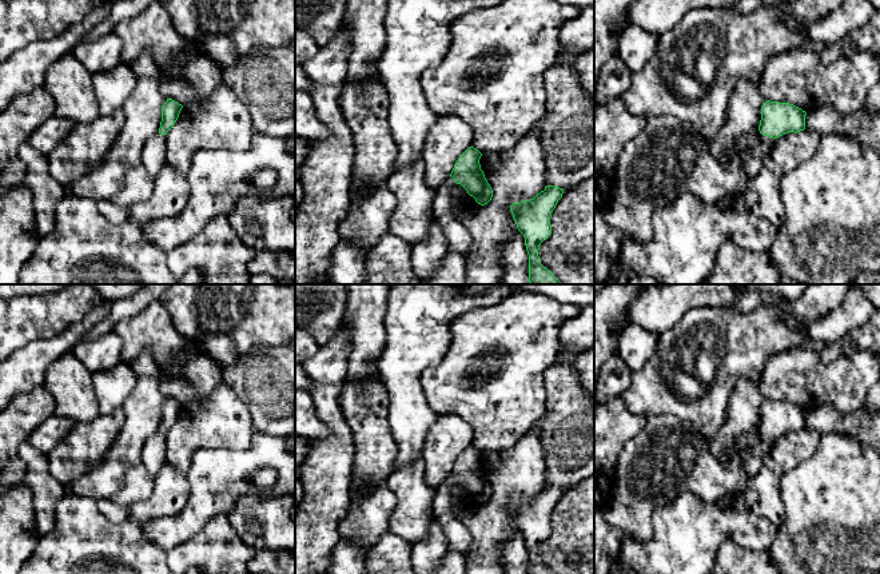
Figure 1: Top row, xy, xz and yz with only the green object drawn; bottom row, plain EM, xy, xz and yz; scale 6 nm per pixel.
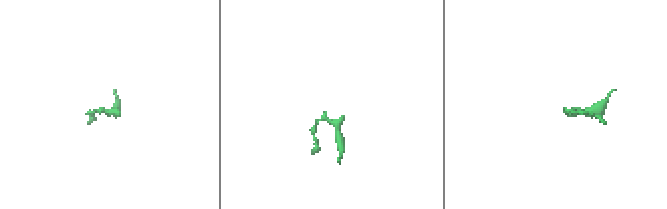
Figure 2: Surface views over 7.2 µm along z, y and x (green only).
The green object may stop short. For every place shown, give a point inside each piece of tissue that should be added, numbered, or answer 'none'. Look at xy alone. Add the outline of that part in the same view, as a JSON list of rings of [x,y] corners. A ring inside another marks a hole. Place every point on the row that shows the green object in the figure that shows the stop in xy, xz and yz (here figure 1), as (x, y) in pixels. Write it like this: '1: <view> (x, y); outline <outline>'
1: xy (154, 155); outline [[[158,132],[144,143],[142,162],[150,176],[155,179],[167,164],[166,135]]]

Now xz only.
none

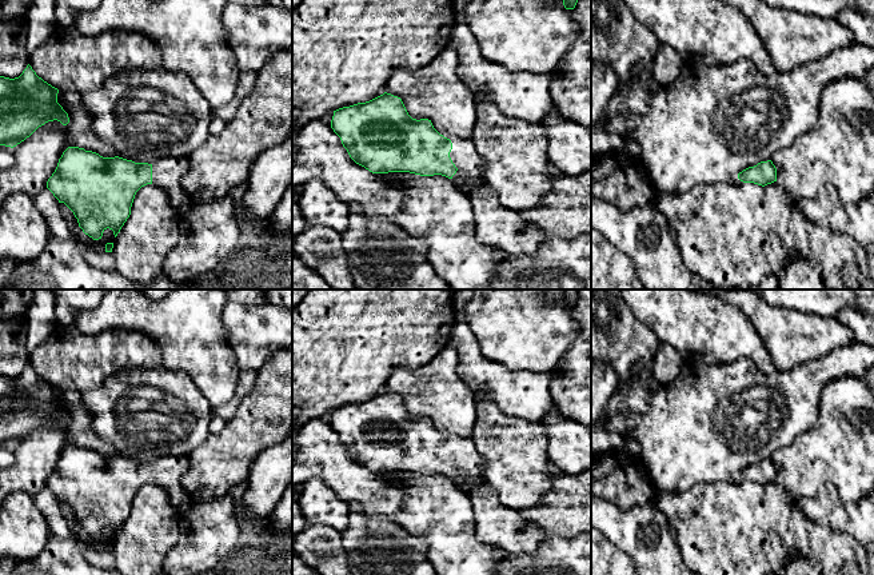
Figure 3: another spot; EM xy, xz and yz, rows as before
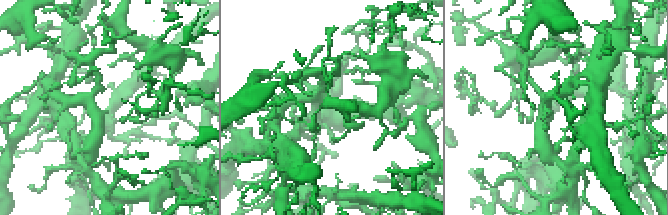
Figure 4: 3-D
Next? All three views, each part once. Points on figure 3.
1: xz (470, 164); outline [[[448,136],[452,143],[450,157],[455,167],[456,173],[452,176],[452,183],[458,187],[466,185],[483,185],[484,180],[484,160],[476,151],[472,137]]]

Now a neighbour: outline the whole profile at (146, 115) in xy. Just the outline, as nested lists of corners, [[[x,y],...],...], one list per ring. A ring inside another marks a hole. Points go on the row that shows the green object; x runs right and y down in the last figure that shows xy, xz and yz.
[[[121,71],[104,84],[80,96],[89,112],[95,135],[111,145],[116,156],[153,164],[164,157],[188,157],[209,137],[213,109],[183,71]]]

